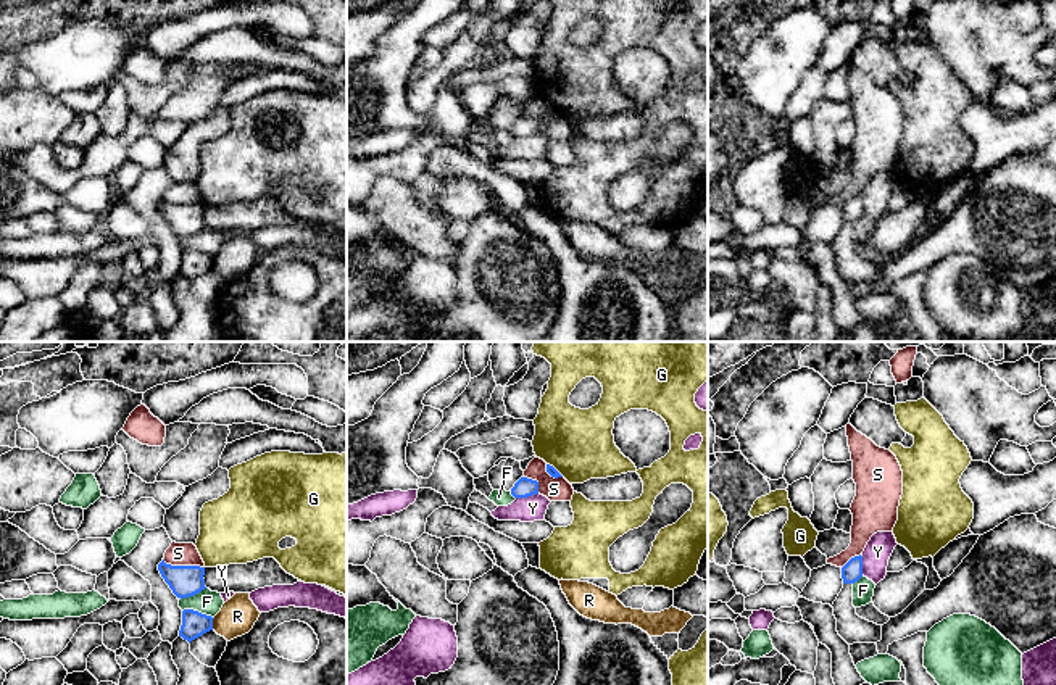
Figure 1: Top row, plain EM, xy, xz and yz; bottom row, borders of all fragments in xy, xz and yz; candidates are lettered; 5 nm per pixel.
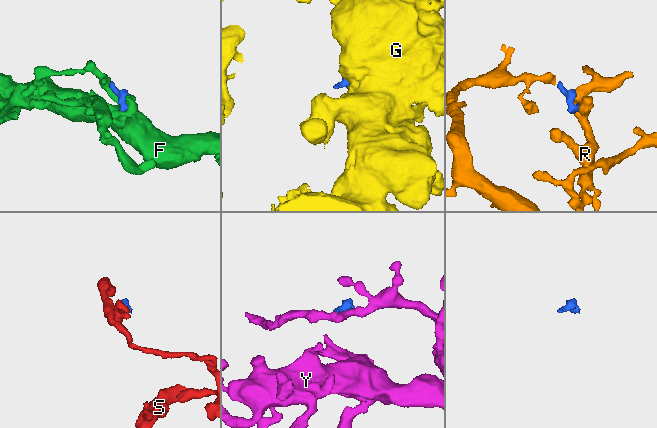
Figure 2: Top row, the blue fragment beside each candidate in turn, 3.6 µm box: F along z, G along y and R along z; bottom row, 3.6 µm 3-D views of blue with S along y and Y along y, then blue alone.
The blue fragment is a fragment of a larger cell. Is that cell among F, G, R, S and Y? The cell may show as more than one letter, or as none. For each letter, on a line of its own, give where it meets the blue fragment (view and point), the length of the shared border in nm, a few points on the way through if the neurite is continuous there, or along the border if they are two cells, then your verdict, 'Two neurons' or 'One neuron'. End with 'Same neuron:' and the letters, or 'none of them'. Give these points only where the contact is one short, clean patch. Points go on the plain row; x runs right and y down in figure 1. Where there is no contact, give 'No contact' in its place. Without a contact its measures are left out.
F: Touches blue at xy (197, 250). Shared border 170 nm. Two neurons
G: Touches blue at xz (553, 107). Shared border 110 nm. Boundary: xz (547, 102), (563, 115). Two neurons
R: Touches blue at xy (212, 263). Shared border 70 nm. Boundary: xy (215, 257), (212, 268). Two neurons
S: Touches blue at xy (182, 205). Shared border 220 nm. Boundary: xy (163, 197), (171, 203), (199, 203), (203, 207). Two neurons
Y: Touches blue at xz (526, 136). Shared border 120 nm. Path across: xz (524, 126), (526, 136), (532, 147). One neuron
Same neuron: Y

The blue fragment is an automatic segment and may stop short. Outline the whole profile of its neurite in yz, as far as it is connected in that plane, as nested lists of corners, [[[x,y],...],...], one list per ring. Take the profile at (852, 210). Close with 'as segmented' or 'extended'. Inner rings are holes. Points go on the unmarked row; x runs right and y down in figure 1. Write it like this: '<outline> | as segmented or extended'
[[[893,171],[874,172],[864,190],[842,206],[843,222],[854,222],[864,214],[877,224],[887,214],[888,198],[896,184]]] | extended

